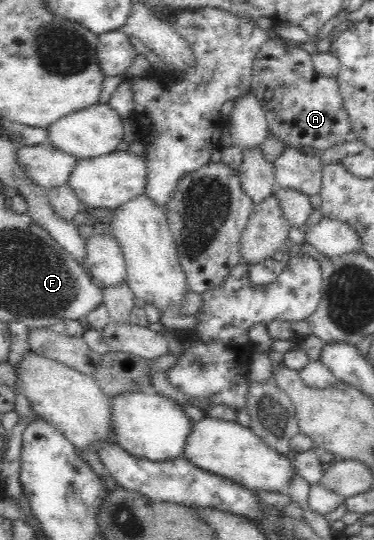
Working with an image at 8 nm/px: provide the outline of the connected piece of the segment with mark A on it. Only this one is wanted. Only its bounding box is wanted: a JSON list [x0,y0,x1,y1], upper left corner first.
[250,37,352,153]

